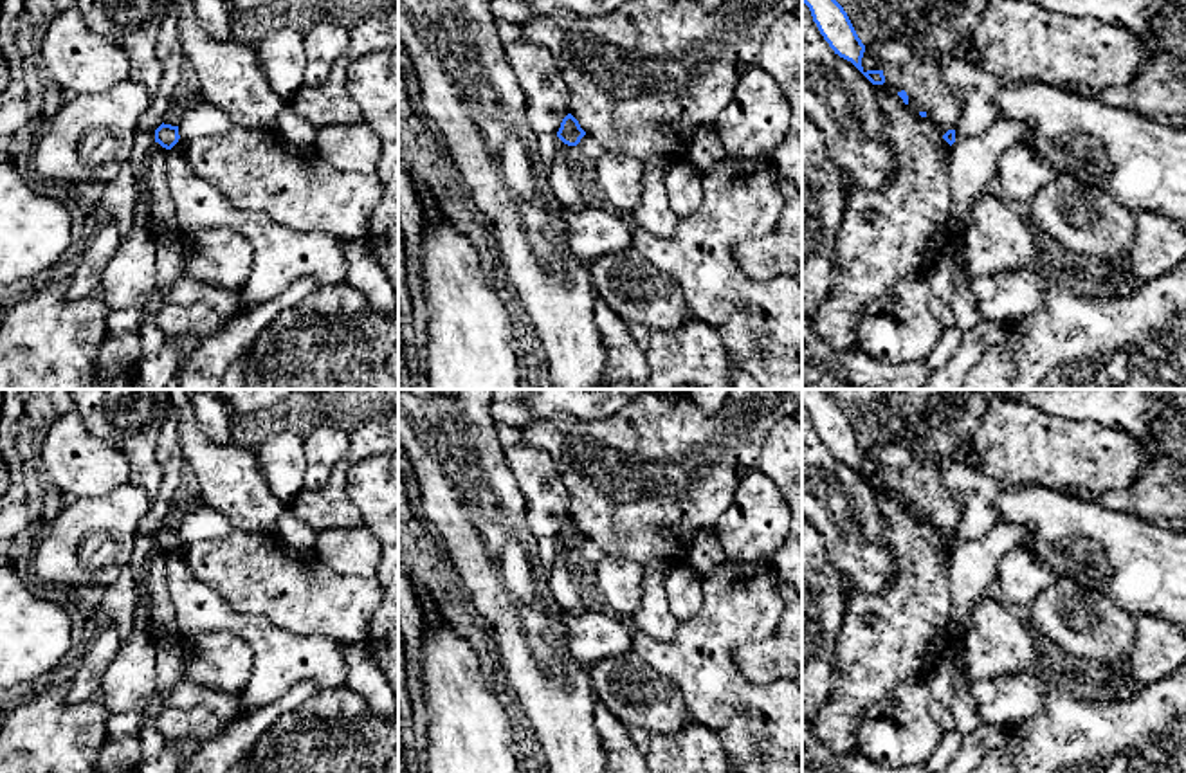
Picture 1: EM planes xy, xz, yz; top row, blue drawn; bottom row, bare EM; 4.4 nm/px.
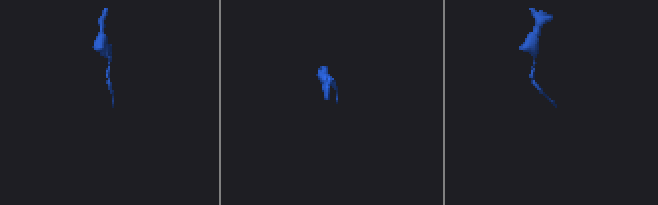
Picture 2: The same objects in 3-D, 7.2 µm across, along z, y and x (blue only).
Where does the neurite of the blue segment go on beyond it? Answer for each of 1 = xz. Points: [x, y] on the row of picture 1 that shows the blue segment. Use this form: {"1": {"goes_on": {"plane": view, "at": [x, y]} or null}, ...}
{"1": {"goes_on": null}}

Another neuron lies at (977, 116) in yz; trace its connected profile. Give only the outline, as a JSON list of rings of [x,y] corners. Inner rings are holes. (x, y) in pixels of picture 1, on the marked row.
[[[887,0],[901,16],[896,40],[932,54],[944,81],[962,95],[955,141],[984,135],[997,121],[993,105],[999,81],[953,50],[961,36],[975,34],[991,0]]]

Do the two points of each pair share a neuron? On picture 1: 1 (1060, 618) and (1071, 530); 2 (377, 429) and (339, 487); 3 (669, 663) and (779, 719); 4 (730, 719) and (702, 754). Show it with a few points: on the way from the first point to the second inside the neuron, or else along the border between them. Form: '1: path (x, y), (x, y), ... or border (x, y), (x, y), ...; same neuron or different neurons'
1: border (1058, 577), (1073, 577), (1105, 593); different neurons
2: path (364, 444), (339, 472); same neuron
3: path (696, 669), (729, 701), (741, 701), (752, 707); same neuron
4: border (693, 719), (703, 725), (727, 754); different neurons

